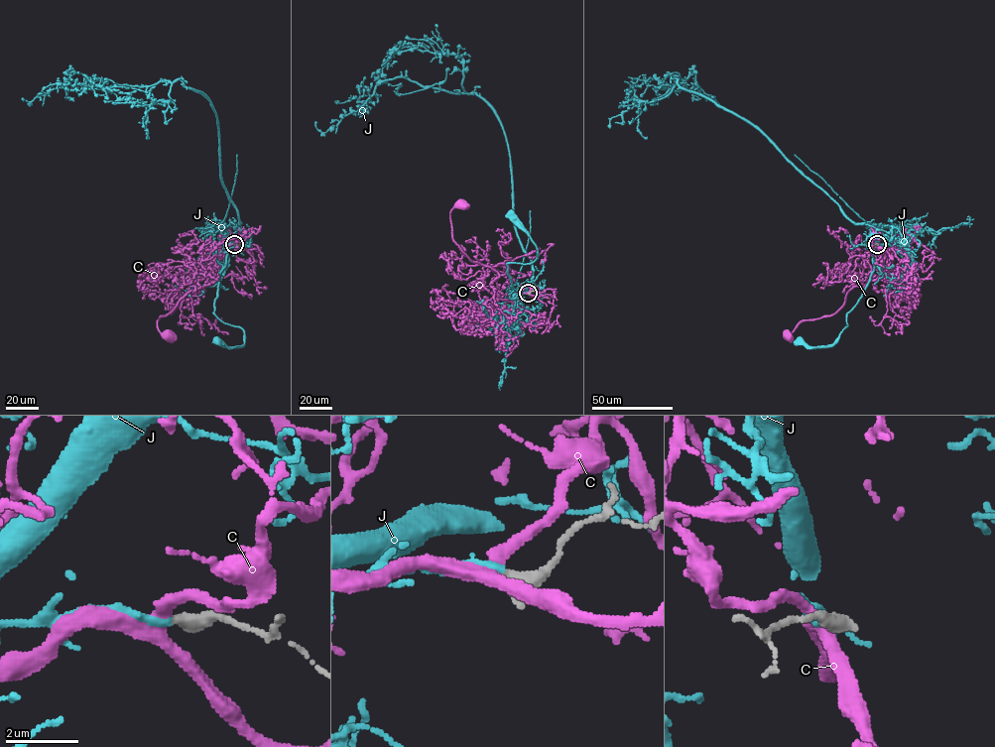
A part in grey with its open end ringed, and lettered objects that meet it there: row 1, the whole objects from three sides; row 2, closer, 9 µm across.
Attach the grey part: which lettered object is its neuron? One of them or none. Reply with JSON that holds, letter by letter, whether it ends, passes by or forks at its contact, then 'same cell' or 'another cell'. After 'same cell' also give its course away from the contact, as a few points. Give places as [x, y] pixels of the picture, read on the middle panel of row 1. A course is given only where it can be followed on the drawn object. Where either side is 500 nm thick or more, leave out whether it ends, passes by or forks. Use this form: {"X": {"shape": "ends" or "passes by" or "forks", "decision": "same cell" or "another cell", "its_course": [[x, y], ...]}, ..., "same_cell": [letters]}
{"C": {"shape": "forks", "decision": "another cell"}, "J": {"shape": "ends", "decision": "same cell", "its_course": [[528, 293], [520, 294], [519, 289], [513, 288], [507, 264], [532, 263], [537, 249], [510, 215]]}, "same_cell": ["J"]}

